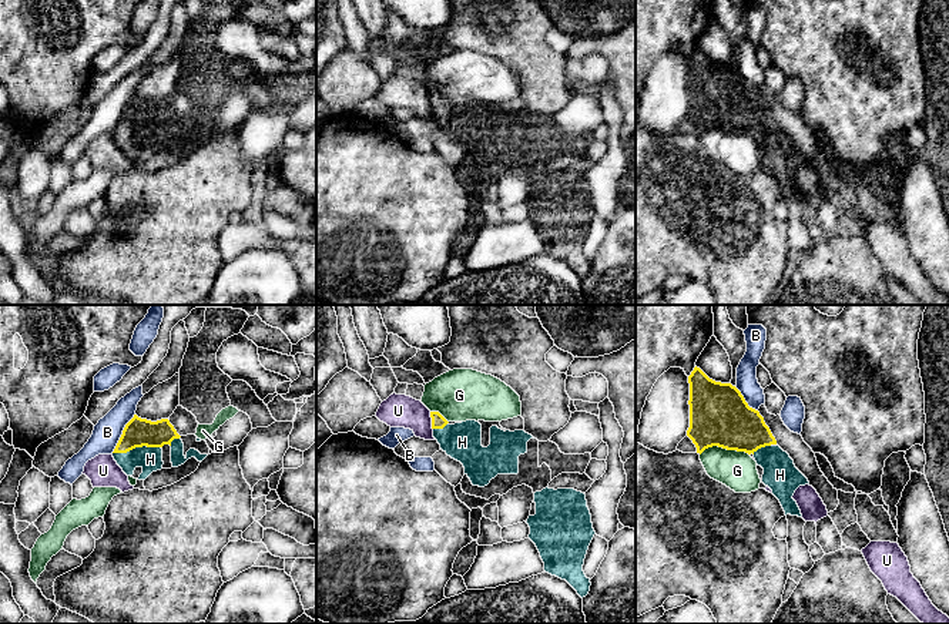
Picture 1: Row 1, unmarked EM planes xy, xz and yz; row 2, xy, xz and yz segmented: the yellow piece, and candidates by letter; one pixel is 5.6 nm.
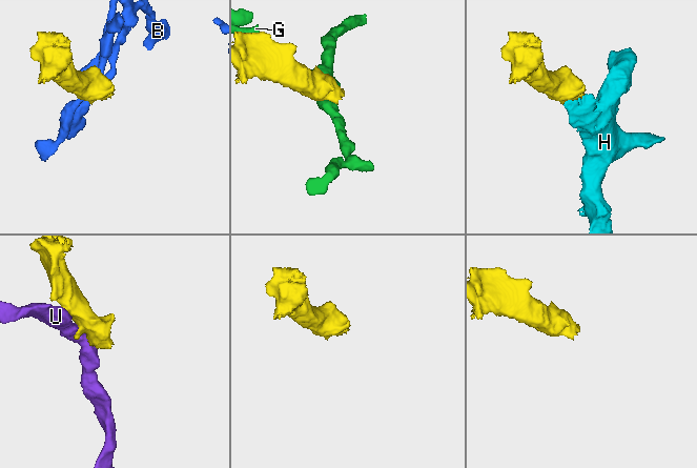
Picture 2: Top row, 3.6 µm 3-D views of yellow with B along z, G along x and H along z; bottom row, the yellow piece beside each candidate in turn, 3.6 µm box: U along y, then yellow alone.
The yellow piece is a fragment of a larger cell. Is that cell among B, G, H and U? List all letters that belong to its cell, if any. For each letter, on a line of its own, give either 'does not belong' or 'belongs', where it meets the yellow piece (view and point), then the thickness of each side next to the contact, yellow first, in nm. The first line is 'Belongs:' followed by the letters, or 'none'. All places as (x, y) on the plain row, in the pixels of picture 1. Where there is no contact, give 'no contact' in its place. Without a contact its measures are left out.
Belongs: H
B: does not belong | xy (123, 114) | 160/160 nm
G: does not belong | yz (724, 128) | 340/220 nm
H: belongs | xy (136, 127) | 160/140 nm
U: does not belong | xz (432, 101) | 80/190 nm

